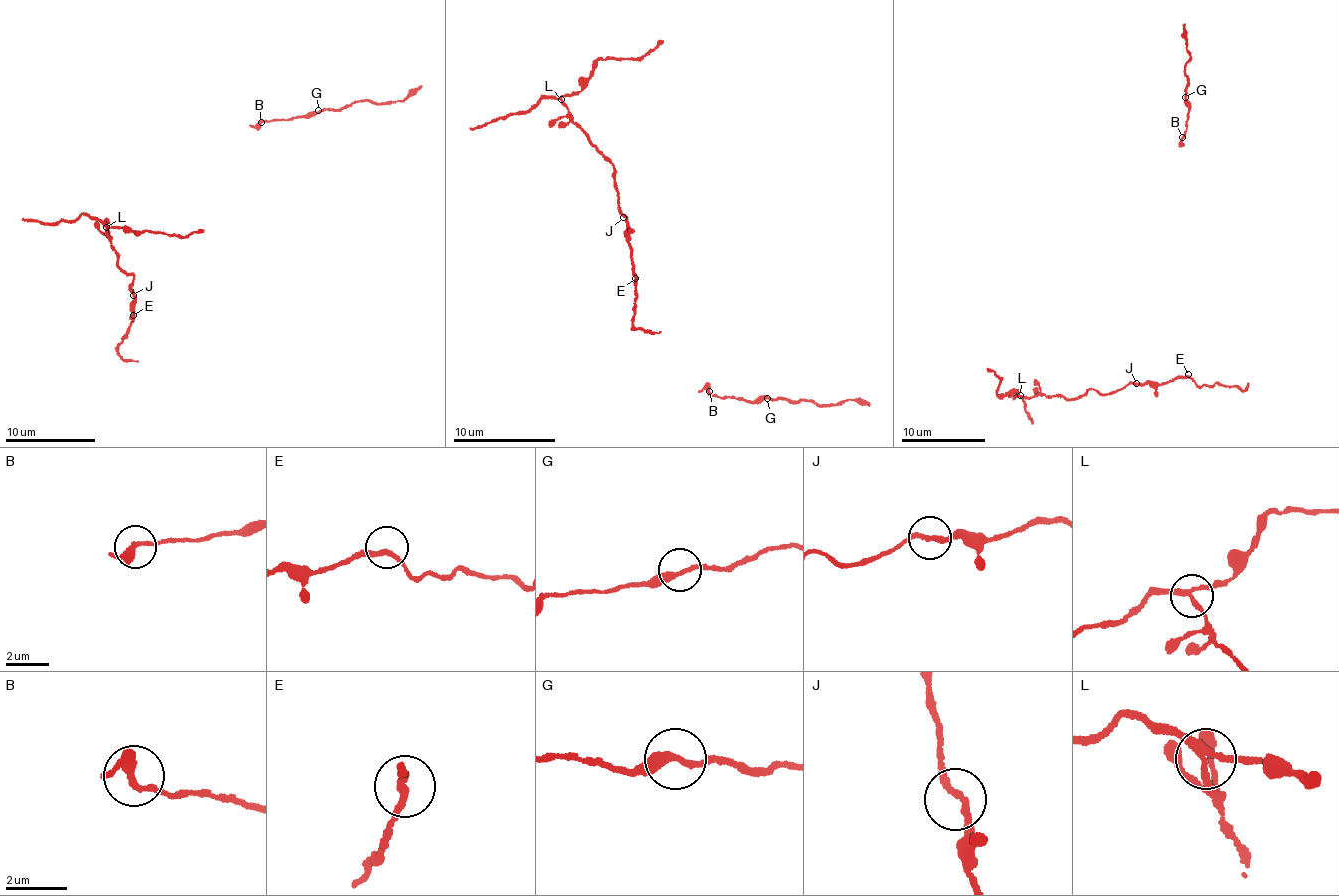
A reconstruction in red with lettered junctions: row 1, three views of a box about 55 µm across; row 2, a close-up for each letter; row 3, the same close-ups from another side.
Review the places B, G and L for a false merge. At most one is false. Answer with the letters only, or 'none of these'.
L

